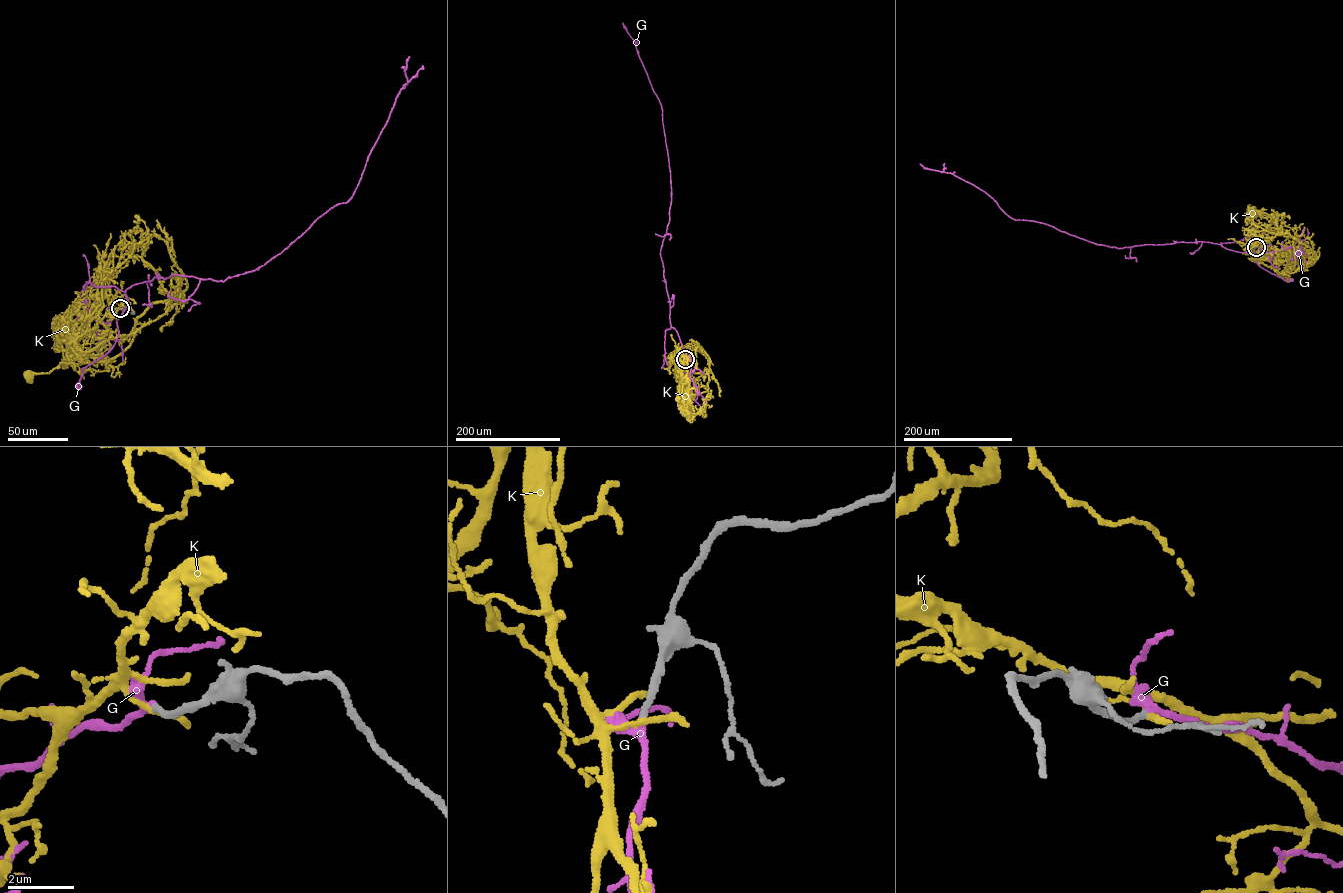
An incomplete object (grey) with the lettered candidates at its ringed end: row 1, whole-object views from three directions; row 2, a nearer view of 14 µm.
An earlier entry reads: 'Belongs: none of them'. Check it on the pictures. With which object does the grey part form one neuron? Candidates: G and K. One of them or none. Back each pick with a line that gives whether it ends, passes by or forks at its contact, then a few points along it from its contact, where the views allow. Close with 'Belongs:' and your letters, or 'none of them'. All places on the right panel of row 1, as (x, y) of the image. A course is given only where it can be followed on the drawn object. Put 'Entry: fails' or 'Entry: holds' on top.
Entry: fails
G: it passes by; it runs (1256, 247), (1260, 249), (1254, 255), (1259, 265), (1285, 280), (1291, 280)
Belongs: G

